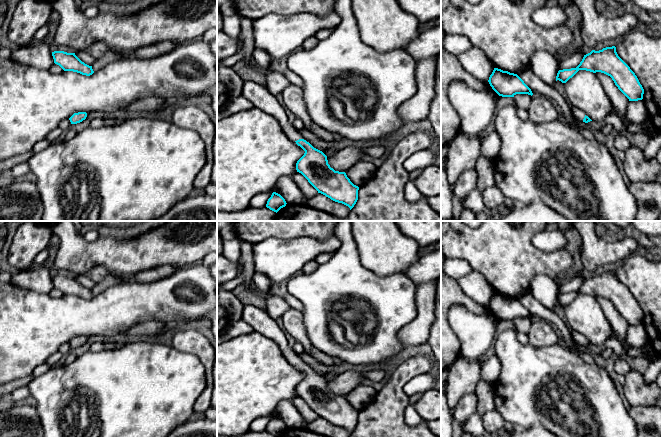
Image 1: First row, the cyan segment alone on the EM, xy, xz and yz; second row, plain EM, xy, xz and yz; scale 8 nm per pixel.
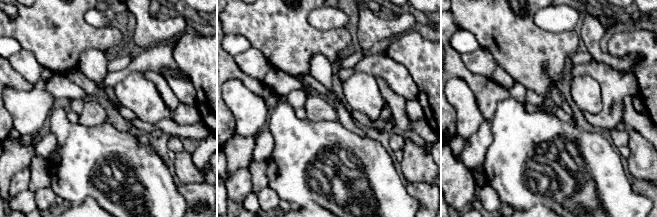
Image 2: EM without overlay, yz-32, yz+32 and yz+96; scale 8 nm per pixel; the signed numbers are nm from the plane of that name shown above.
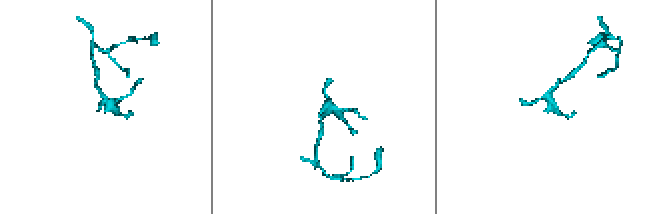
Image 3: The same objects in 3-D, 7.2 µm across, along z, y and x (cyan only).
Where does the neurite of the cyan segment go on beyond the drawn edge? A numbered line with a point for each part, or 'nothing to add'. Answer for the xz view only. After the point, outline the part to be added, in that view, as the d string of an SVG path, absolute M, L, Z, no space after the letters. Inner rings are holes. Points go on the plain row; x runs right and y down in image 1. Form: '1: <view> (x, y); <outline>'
1: xz (259, 320); M244 305L242 320L249 324L255 332L276 342L290 364L297 365L302 363L299 355L289 347L285 334L276 320L271 318L266 310L261 310L253 305Z

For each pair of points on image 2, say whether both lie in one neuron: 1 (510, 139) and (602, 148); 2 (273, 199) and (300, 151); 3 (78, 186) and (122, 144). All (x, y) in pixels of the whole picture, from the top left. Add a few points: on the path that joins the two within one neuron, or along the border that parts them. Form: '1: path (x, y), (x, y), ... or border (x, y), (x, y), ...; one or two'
1: path (533, 131), (566, 131), (579, 137); one
2: border (268, 185), (281, 199); two
3: path (81, 172), (108, 145); one

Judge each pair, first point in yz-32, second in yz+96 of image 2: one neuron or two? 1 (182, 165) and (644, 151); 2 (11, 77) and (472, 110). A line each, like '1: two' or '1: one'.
1: one
2: two

